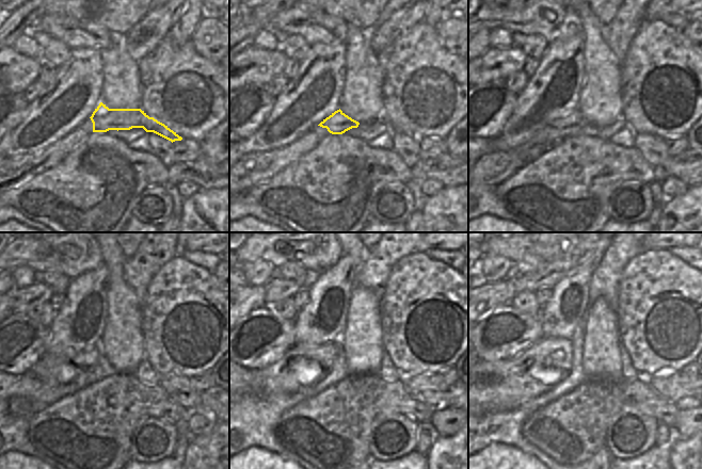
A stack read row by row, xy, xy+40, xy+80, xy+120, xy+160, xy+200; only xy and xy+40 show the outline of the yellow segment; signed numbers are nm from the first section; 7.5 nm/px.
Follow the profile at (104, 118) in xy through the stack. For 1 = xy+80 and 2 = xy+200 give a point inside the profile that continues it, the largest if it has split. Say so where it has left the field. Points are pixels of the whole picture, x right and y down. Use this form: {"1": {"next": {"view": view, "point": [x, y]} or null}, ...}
{"1": {"next": {"view": "xy+80", "point": [575, 120]}}, "2": {"next": {"view": "xy+200", "point": [501, 385]}}}

